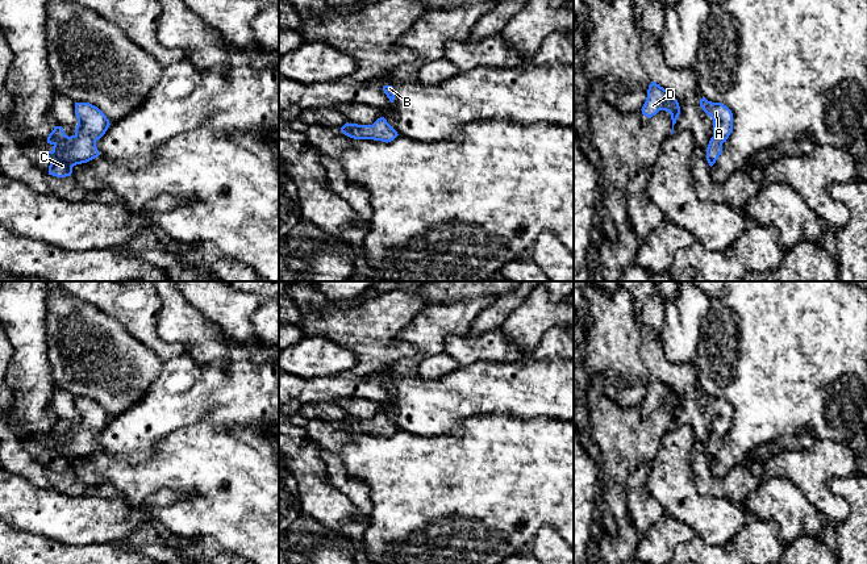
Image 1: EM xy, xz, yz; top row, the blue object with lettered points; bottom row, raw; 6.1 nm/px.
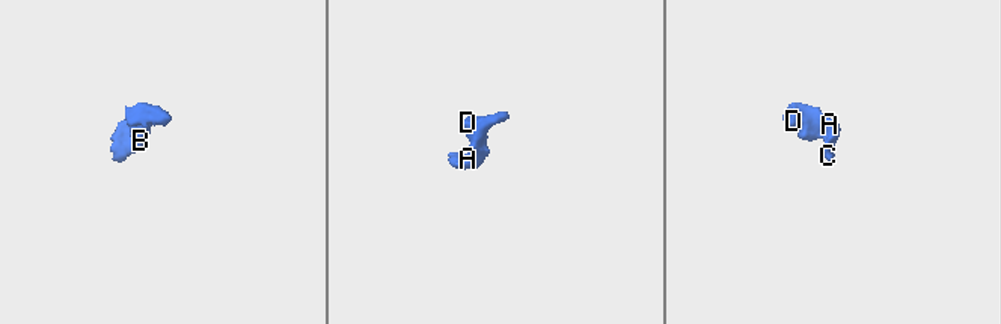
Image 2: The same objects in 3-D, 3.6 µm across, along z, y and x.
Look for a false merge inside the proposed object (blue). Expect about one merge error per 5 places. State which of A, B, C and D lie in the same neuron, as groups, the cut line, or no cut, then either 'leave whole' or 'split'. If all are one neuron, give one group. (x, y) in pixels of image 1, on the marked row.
A B C D; no cut; leave whole

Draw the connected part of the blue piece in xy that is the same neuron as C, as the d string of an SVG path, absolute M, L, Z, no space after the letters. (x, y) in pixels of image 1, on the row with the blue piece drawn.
M75 103L75 114L78 125L74 135L68 137L62 126L54 126L47 137L47 143L53 146L51 151L46 151L50 162L49 175L70 176L74 166L87 163L100 155L96 141L108 130L109 120L89 103Z

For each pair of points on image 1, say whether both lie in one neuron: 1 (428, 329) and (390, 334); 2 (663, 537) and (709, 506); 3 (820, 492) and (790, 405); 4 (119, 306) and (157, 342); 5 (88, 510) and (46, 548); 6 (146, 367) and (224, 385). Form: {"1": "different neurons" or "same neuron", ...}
{"1": "different neurons", "2": "different neurons", "3": "different neurons", "4": "same neuron", "5": "different neurons", "6": "different neurons"}

